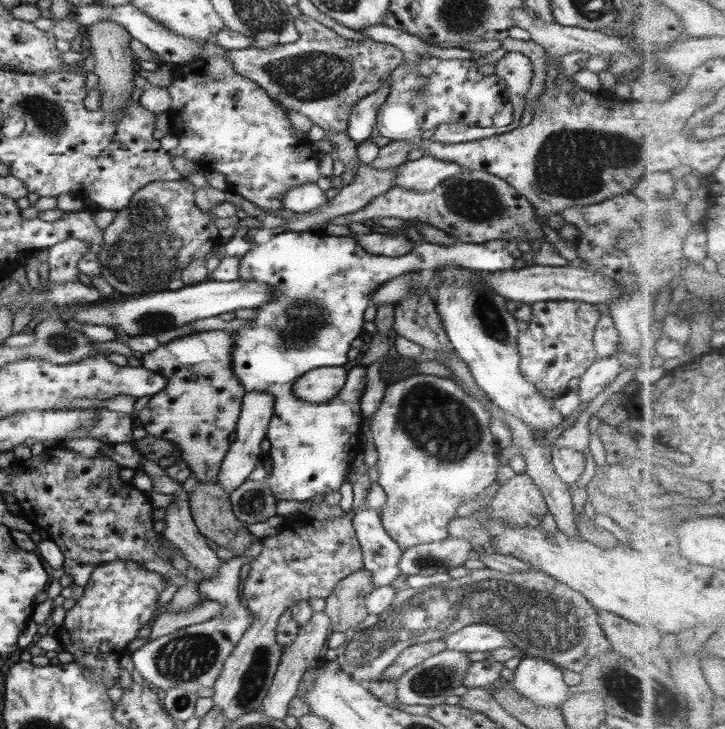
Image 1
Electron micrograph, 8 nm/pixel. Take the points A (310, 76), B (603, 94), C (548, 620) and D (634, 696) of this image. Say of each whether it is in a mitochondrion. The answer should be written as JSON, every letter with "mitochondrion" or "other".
{"A":"mitochondrion","B":"other","C":"mitochondrion","D":"mitochondrion"}

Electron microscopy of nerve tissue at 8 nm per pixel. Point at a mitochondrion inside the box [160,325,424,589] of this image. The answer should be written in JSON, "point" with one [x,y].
{"point":[251,504]}

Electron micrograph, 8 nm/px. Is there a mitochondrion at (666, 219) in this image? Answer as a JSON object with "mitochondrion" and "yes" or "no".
{"mitochondrion":"yes"}

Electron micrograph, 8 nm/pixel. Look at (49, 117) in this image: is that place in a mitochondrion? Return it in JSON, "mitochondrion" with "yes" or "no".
{"mitochondrion":"yes"}

